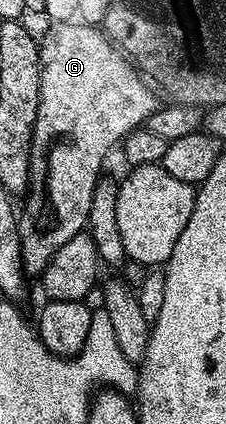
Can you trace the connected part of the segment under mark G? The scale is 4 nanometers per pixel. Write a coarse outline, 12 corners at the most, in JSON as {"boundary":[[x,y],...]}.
{"boundary":[[109,38],[40,39],[17,219],[41,276],[88,227],[105,157],[159,105]]}

